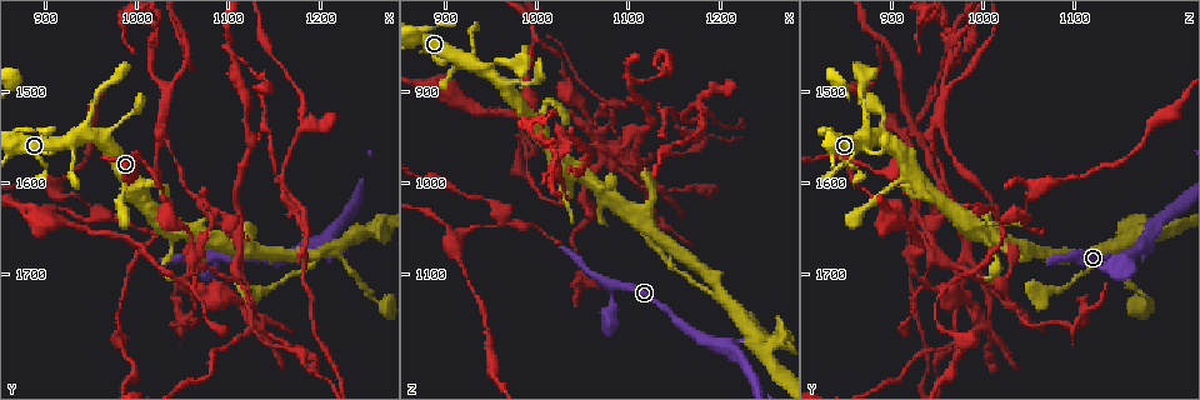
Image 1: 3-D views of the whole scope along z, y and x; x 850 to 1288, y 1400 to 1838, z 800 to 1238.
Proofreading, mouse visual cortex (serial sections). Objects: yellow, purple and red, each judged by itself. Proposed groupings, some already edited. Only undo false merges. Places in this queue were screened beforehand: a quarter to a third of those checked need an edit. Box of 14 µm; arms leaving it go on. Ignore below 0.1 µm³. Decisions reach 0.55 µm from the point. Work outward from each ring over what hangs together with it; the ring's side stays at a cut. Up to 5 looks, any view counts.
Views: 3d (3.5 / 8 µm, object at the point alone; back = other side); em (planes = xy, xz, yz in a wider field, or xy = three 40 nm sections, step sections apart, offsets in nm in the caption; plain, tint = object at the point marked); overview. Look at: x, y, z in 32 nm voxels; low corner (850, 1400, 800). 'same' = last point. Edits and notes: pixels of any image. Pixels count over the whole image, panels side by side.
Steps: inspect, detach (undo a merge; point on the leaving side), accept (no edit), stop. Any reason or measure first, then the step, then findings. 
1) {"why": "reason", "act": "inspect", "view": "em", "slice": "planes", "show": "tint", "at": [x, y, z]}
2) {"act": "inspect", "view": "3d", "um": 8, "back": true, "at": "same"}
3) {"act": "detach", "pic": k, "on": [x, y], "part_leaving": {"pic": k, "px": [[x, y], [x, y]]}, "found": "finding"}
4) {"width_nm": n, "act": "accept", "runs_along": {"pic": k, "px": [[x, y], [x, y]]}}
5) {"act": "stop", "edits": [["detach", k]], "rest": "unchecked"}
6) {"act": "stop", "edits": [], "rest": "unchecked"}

{"why": "abrupt turn", "act": "inspect", "view": "3d", "um": 3.5, "back": true, "at": [1010, 1605, 925]}

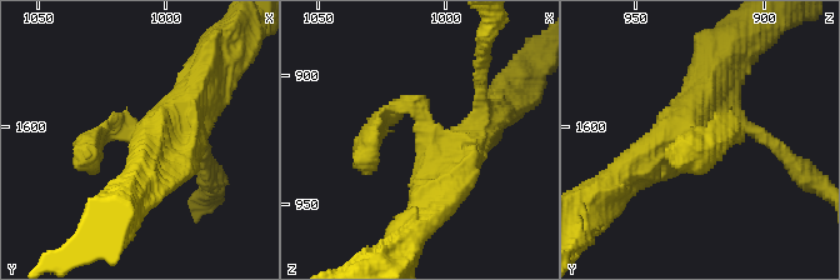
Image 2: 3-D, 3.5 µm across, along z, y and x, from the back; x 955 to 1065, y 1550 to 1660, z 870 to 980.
{"act": "accept", "runs_along": {"pic": 2, "px": [[194, 89], [163, 128], [94, 143]]}, "found": "continuous, no second cell"}

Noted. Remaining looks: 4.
{"why": "calibre changes", "act": "inspect", "view": "3d", "um": 3.5, "at": [1200, 1680, 1120]}

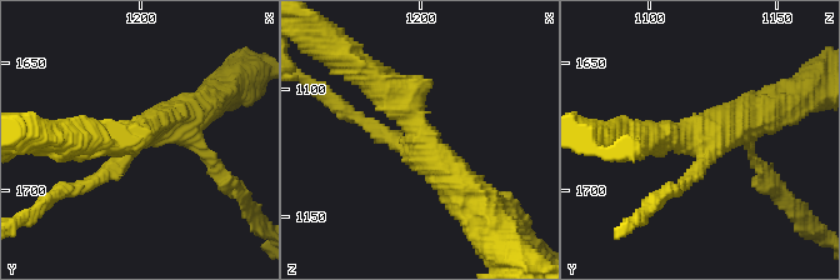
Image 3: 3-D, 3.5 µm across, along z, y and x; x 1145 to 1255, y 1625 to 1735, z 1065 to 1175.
{"arms": 3, "arm_widths_nm": [200, 350, 400], "act": "inspect", "view": "em", "slice": "xy", "step": 2, "show": "tint", "at": [1198, 1679, 1116]}

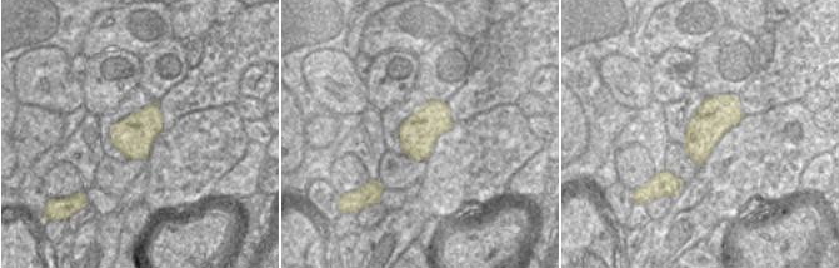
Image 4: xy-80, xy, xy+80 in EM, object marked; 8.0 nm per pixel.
{"act": "accept", "runs_along": {"pic": 3, "px": [[359, 68], [466, 195]]}, "found": "all the same cell"}

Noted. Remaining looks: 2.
{"act": "stop", "edits": [], "rest": "unchecked"}

